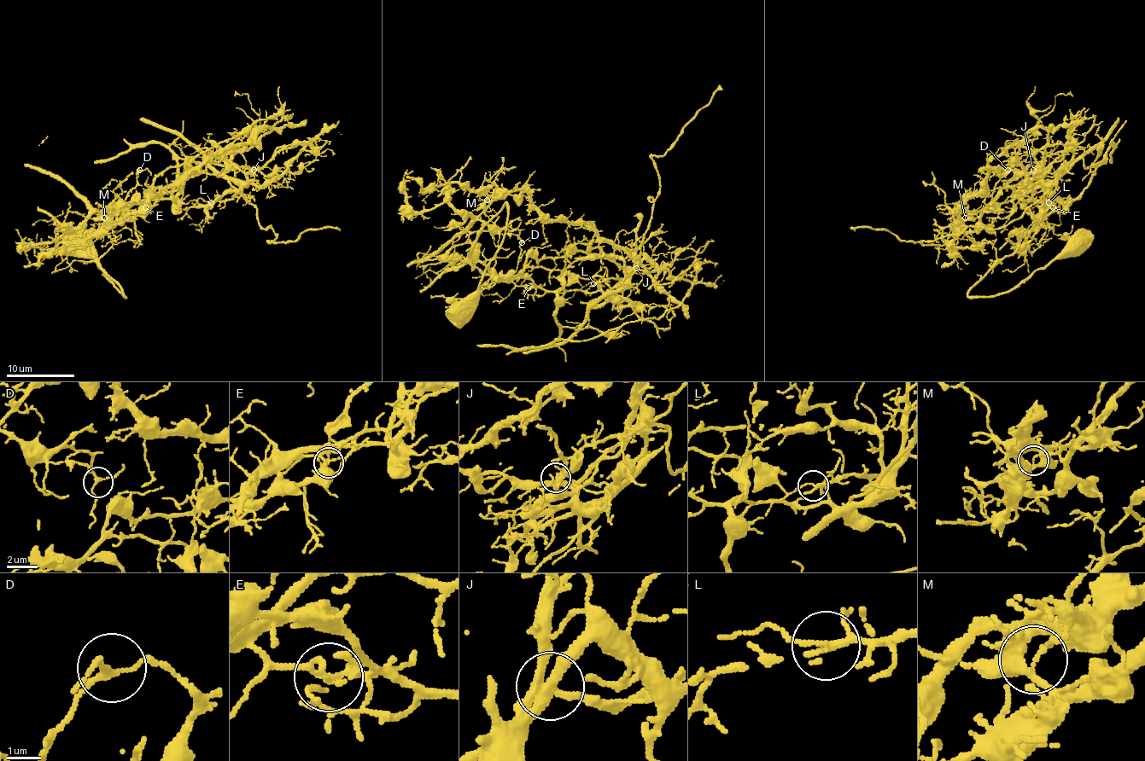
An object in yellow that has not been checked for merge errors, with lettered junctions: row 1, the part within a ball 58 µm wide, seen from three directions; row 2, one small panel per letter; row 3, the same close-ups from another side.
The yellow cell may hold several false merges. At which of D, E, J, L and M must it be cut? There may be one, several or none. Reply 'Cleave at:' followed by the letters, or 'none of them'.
Cleave at: E, L, M

